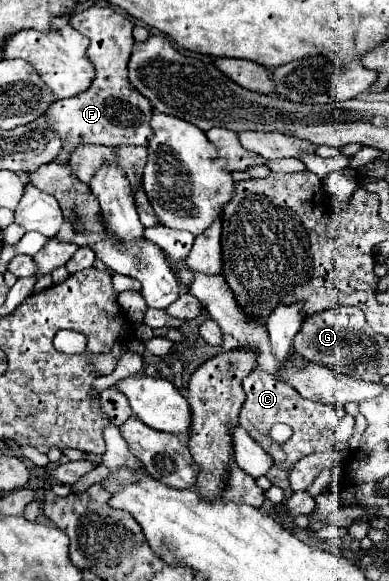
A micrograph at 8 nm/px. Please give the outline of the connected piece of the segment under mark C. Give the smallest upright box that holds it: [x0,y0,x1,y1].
[240,370,346,502]

